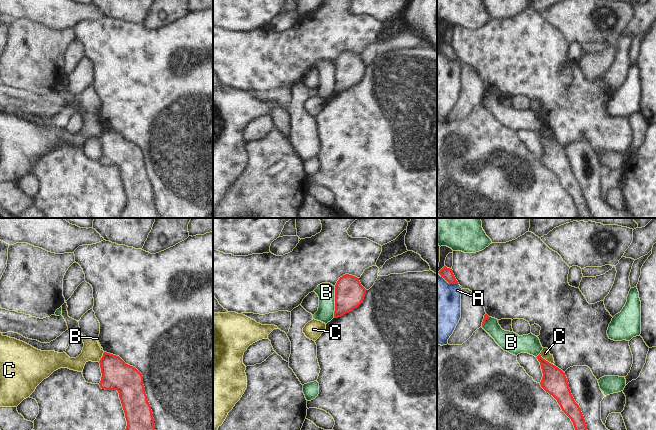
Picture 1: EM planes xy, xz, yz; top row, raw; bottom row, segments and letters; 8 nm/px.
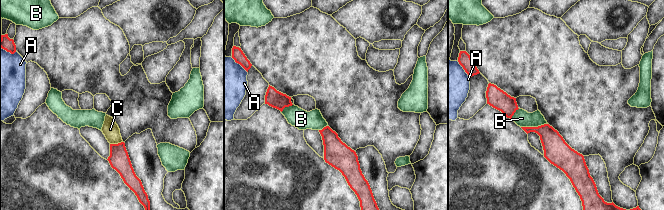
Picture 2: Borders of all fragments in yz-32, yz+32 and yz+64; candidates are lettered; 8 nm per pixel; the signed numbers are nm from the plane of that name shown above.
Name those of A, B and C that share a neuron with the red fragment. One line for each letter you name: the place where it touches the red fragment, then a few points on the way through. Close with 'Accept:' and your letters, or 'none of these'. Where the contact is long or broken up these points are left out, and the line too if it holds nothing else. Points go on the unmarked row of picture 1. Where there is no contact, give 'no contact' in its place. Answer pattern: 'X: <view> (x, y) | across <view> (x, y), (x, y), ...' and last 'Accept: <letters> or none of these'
Accept: none of these

